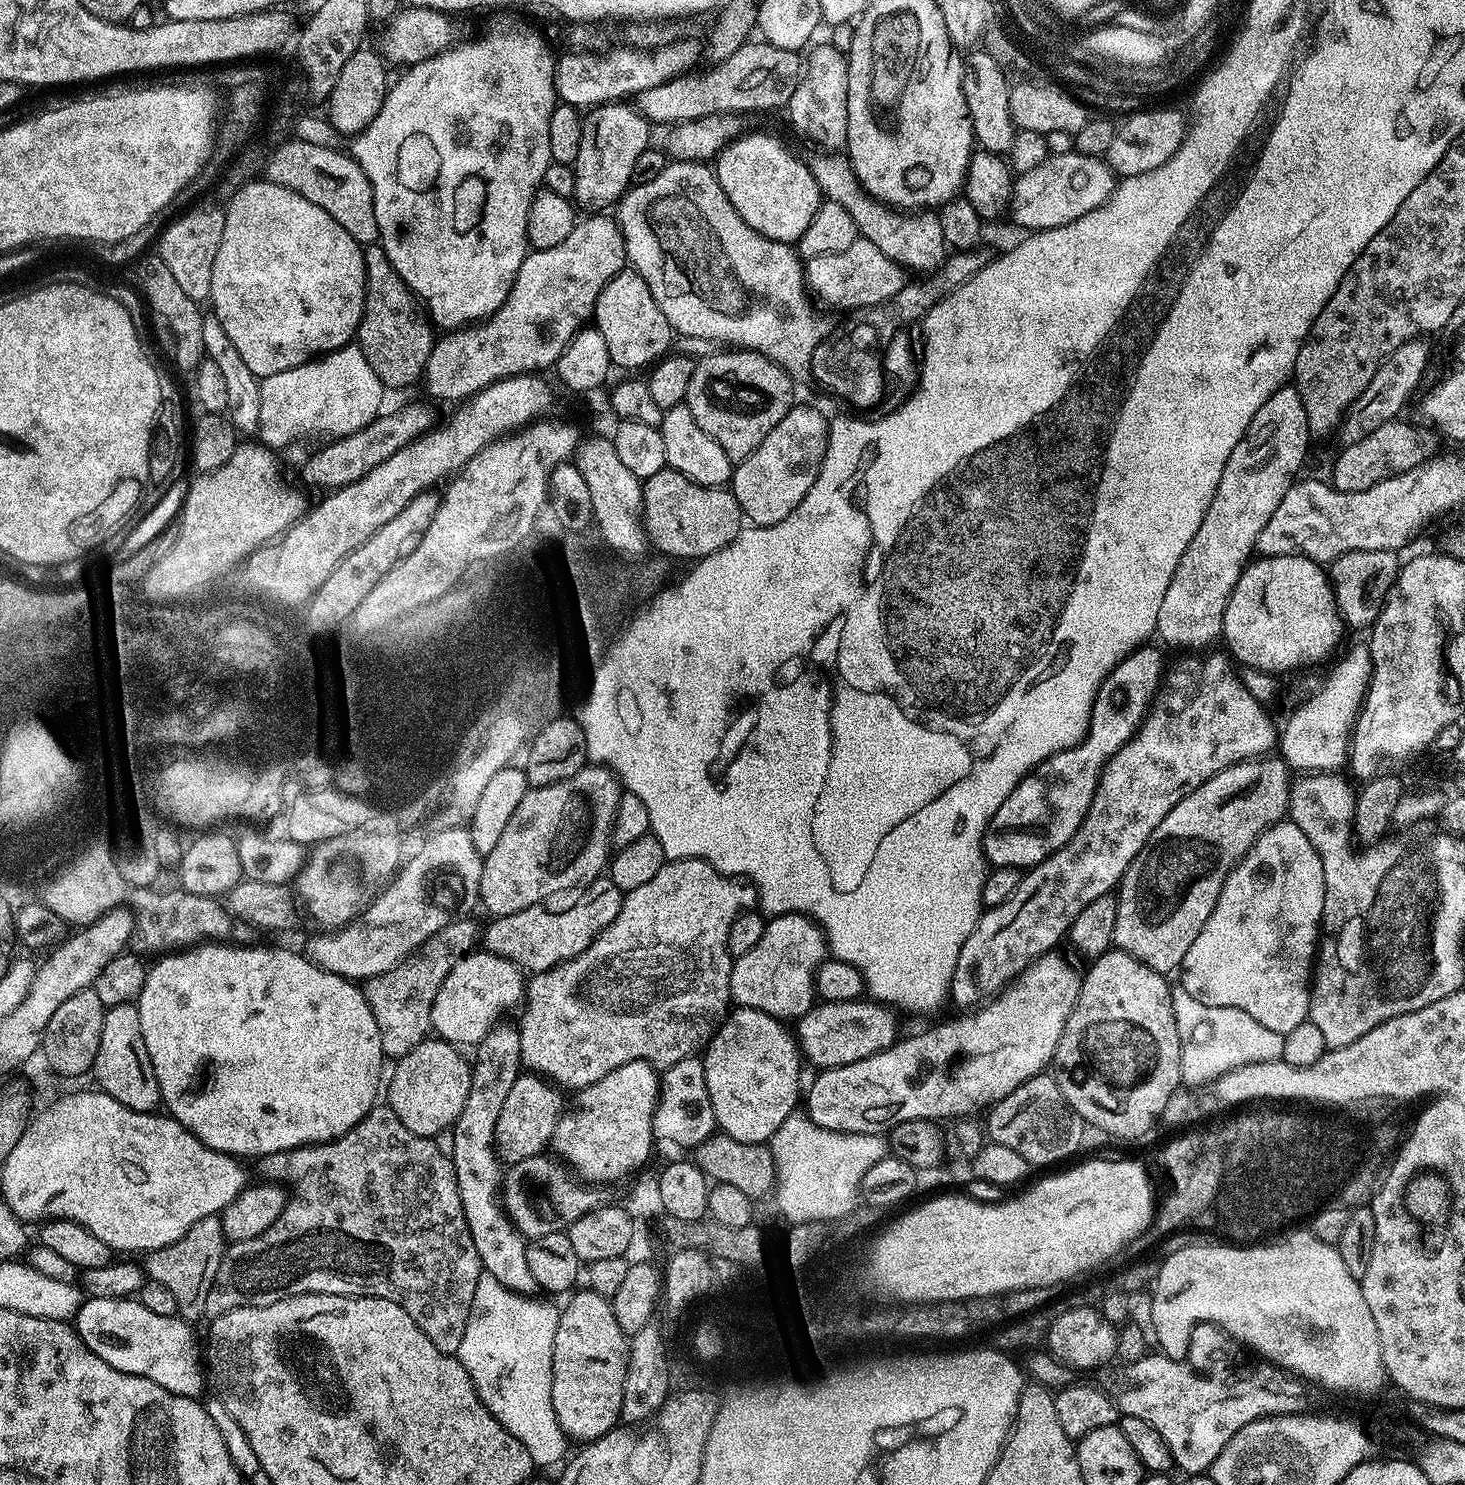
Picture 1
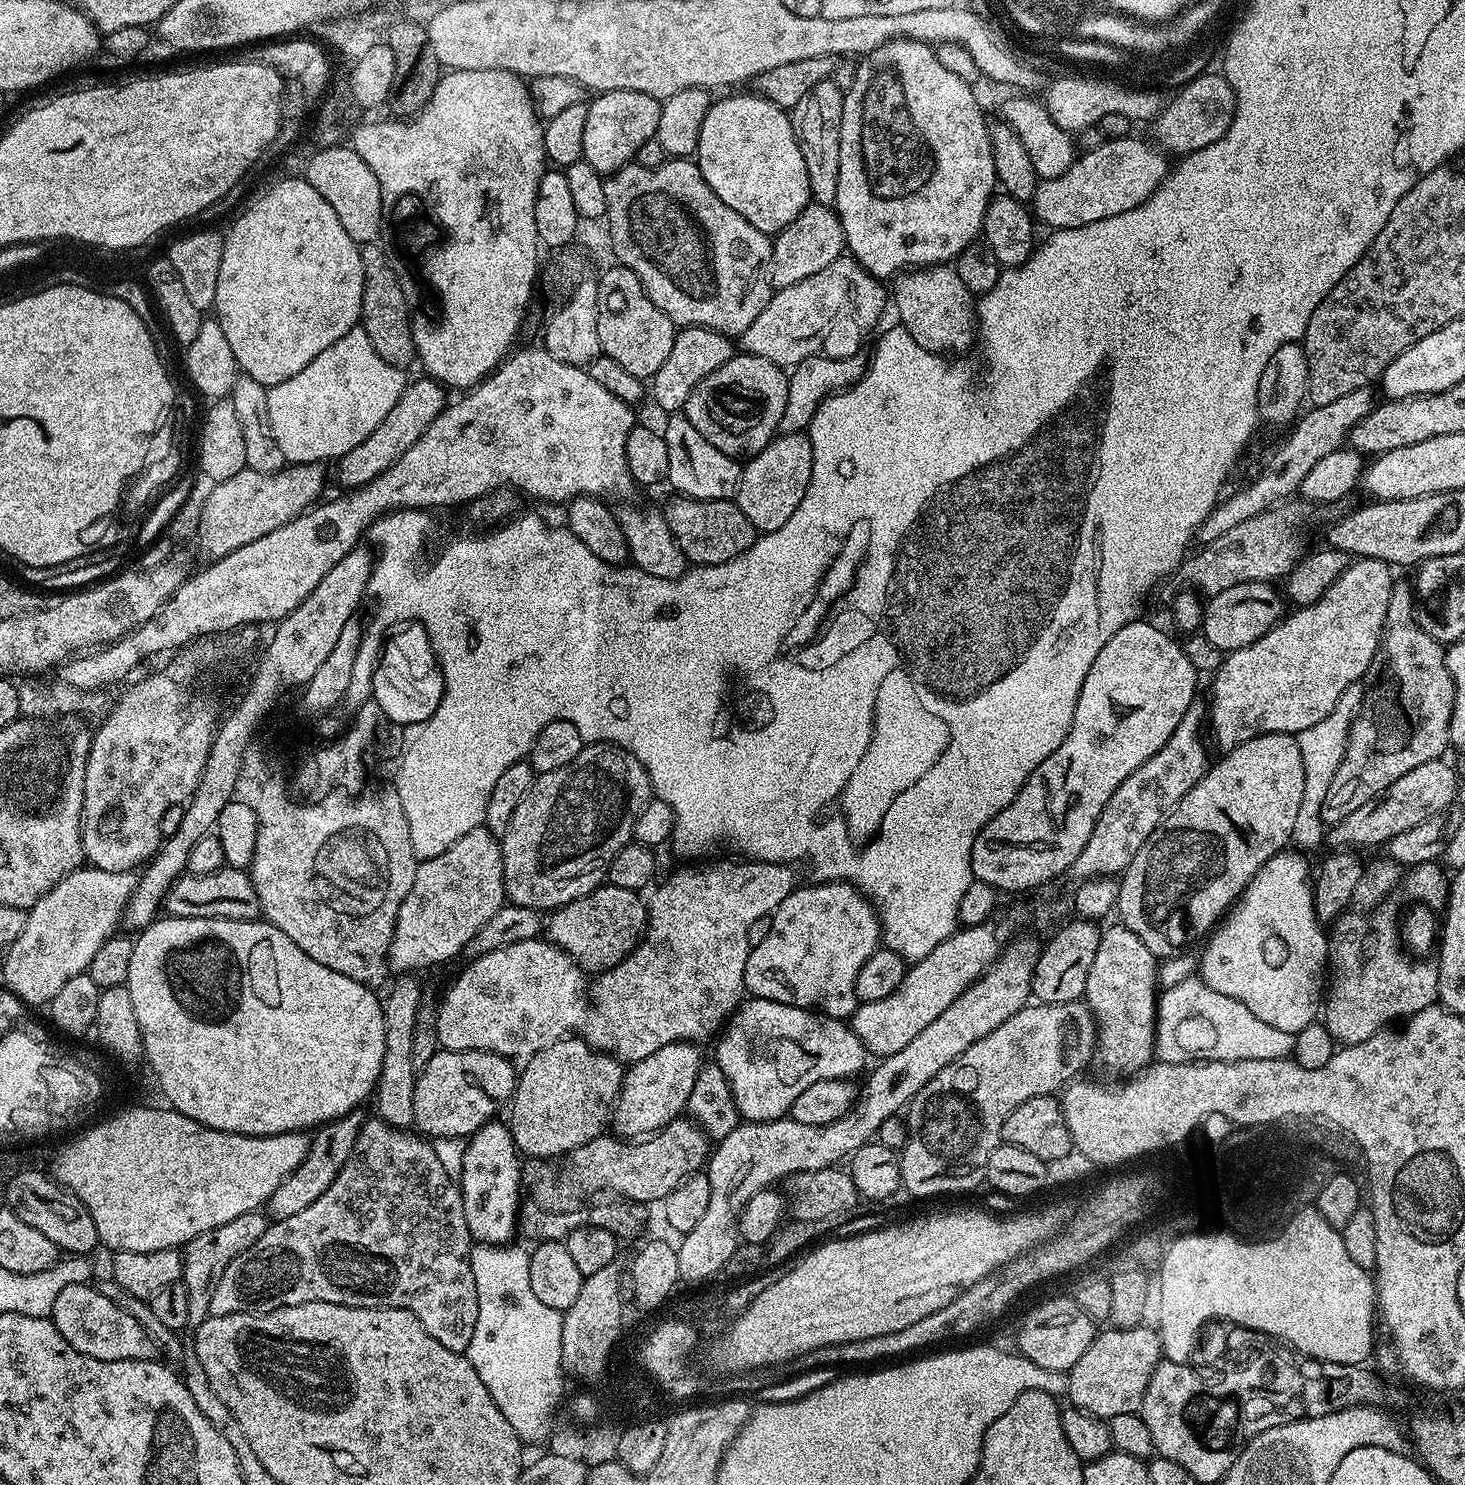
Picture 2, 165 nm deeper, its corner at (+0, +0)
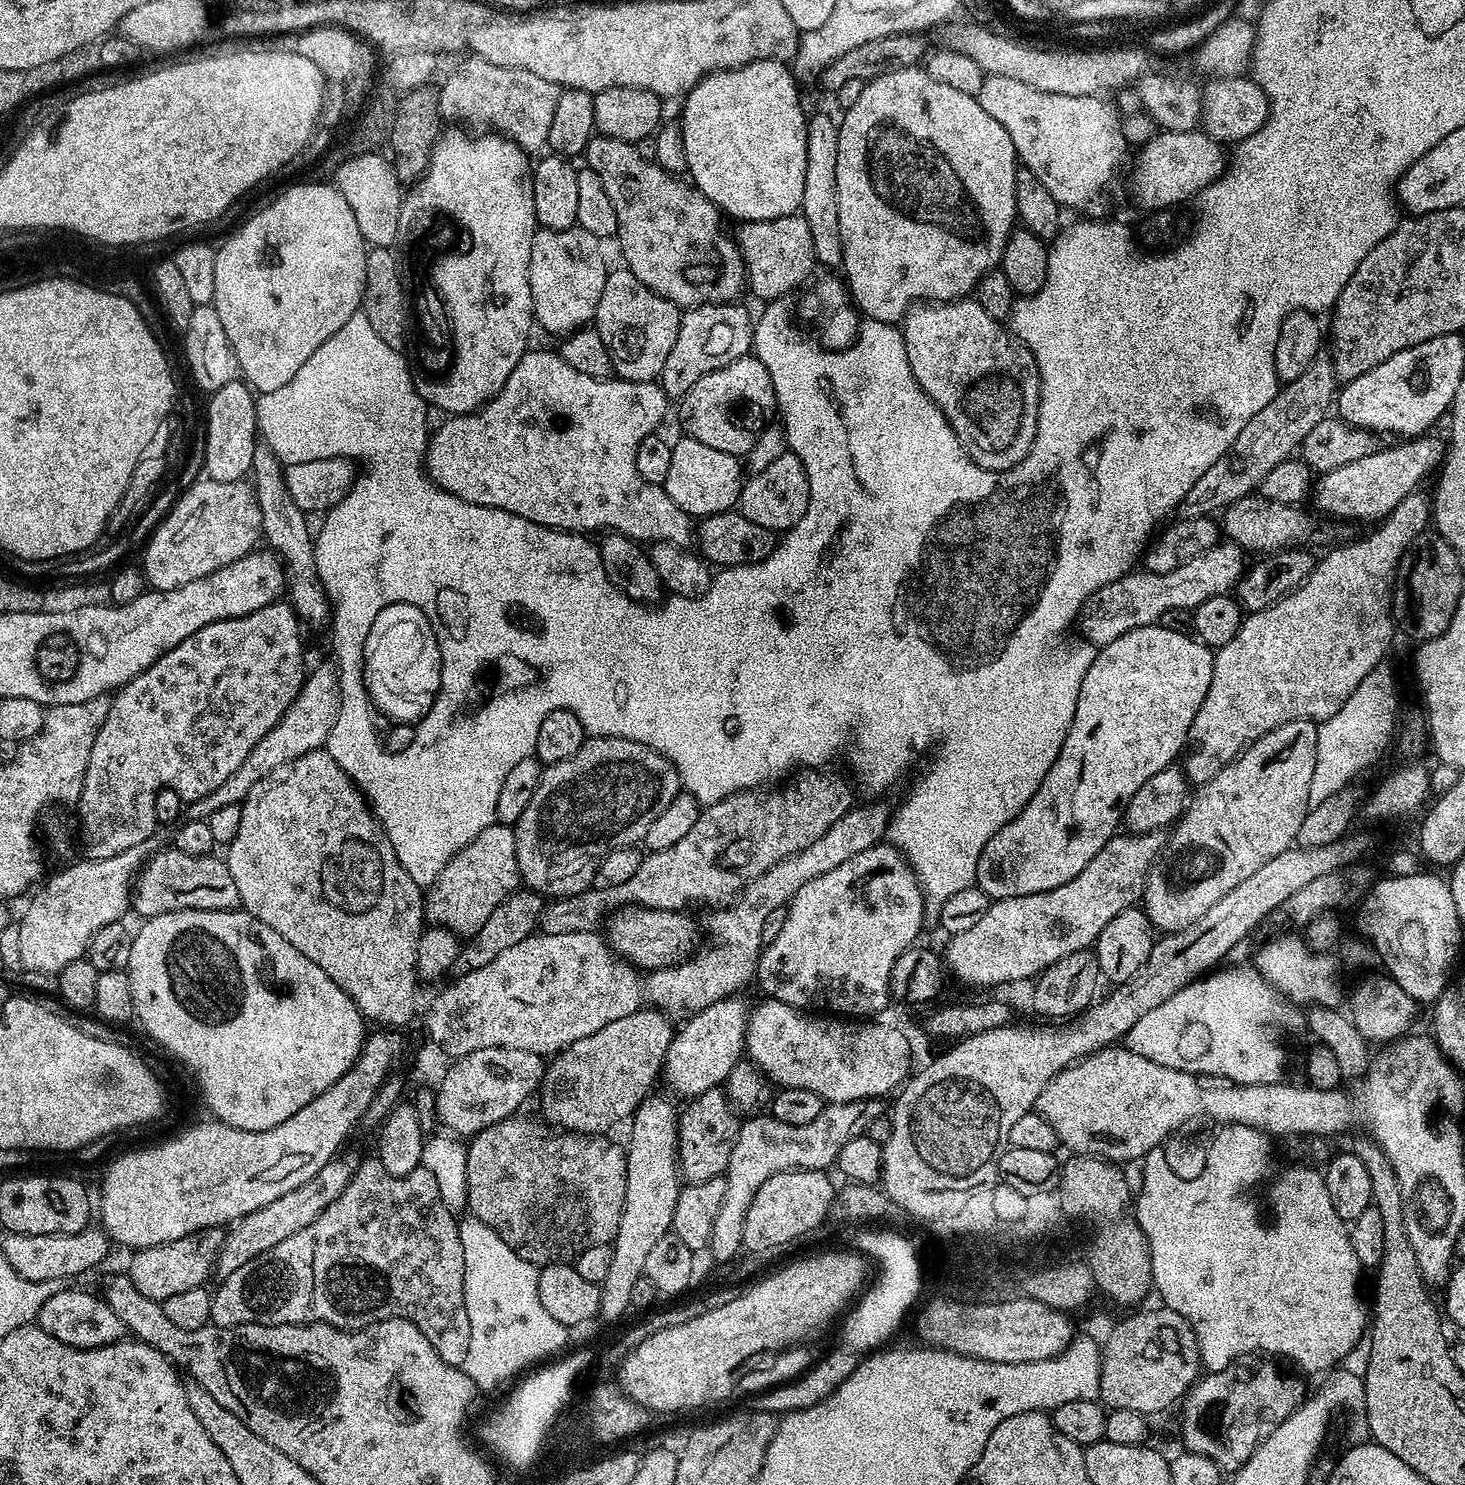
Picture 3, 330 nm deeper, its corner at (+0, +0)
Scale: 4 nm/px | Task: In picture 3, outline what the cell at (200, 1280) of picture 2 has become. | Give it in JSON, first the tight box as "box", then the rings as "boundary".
{"box":[215,1152,361,1278],"boundary":[[[347,1152],[326,1162],[326,1166],[322,1166],[322,1170],[318,1170],[318,1174],[310,1178],[310,1182],[298,1186],[298,1190],[290,1190],[290,1194],[282,1194],[282,1198],[270,1202],[270,1206],[262,1206],[262,1210],[254,1210],[231,1225],[224,1232],[220,1253],[216,1256],[215,1275],[223,1278],[234,1274],[234,1270],[238,1270],[238,1266],[246,1266],[250,1258],[278,1246],[278,1242],[286,1242],[290,1234],[298,1234],[298,1230],[310,1226],[310,1222],[314,1222],[314,1218],[318,1218],[318,1214],[322,1214],[322,1210],[326,1210],[326,1206],[330,1206],[330,1202],[334,1202],[334,1198],[338,1198],[342,1190],[346,1190],[350,1178],[354,1178],[361,1157]]]}

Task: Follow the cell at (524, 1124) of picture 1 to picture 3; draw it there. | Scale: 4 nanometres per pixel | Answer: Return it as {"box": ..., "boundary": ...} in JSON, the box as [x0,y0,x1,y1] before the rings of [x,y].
{"box":[538,1006,674,1134],"boundary":[[[644,1006],[626,1018],[618,1018],[618,1022],[602,1026],[602,1030],[594,1030],[594,1034],[586,1038],[578,1038],[578,1042],[555,1053],[547,1061],[538,1089],[540,1108],[545,1118],[557,1124],[552,1126],[568,1134],[604,1134],[619,1120],[627,1121],[636,1107],[653,1091],[652,1083],[661,1075],[666,1050],[674,1035],[673,1025],[668,1023],[670,1020],[665,1013]]]}

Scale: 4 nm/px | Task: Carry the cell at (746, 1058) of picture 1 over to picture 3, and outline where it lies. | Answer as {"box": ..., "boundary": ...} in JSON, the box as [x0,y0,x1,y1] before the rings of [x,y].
{"box":[744,998,912,1104],"boundary":[[[771,998],[761,1001],[757,1008],[751,1009],[748,1017],[744,1050],[747,1059],[773,1085],[810,1090],[825,1102],[845,1104],[855,1100],[884,1098],[887,1092],[895,1093],[909,1079],[908,1063],[912,1060],[912,1052],[908,1049],[907,1038],[898,1029],[888,1024],[872,1024],[876,1022],[849,1022],[844,1018],[829,1018],[824,1014],[805,1014],[799,1008]]]}

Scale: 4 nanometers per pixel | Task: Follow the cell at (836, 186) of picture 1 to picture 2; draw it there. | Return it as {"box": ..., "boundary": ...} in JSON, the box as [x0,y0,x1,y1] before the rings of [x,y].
{"box":[890,266,978,354],"boundary":[[[933,266],[923,270],[909,270],[895,277],[896,293],[890,296],[896,303],[899,323],[922,346],[931,352],[952,354],[964,352],[971,346],[978,332],[974,295],[966,288],[952,266]]]}

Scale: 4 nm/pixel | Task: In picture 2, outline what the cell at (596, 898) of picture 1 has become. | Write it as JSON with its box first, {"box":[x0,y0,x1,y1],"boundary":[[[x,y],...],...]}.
{"box":[546,882,648,974],"boundary":[[[607,882],[590,894],[555,909],[546,920],[546,939],[576,961],[585,973],[601,974],[618,966],[644,939],[648,926],[648,910],[640,892],[622,890]]]}

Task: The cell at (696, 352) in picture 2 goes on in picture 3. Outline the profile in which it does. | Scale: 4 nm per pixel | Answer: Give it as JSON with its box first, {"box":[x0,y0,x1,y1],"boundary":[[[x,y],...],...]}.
{"box":[658,303,753,402],"boundary":[[[743,303],[703,304],[687,309],[680,317],[678,338],[674,338],[674,347],[666,357],[666,366],[662,366],[658,383],[669,401],[679,402],[698,382],[714,370],[734,362],[752,352],[753,317],[743,308]]]}

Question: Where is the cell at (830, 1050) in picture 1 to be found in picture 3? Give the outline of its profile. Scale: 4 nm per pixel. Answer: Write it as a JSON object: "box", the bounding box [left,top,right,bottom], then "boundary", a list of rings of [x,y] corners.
{"box":[942,832,1162,988],"boundary":[[[1142,832],[1139,834],[1117,834],[1110,842],[1070,882],[1058,886],[1054,890],[1046,890],[1042,894],[1026,894],[1018,898],[992,900],[986,914],[970,930],[962,930],[962,934],[948,936],[942,960],[947,971],[956,980],[969,984],[972,988],[992,988],[995,984],[1012,984],[1015,980],[1028,980],[1040,975],[1058,958],[1066,958],[1066,954],[1074,954],[1091,949],[1096,943],[1098,934],[1110,922],[1110,918],[1118,918],[1122,910],[1141,903],[1146,886],[1146,878],[1157,856],[1162,851],[1160,832]]]}

